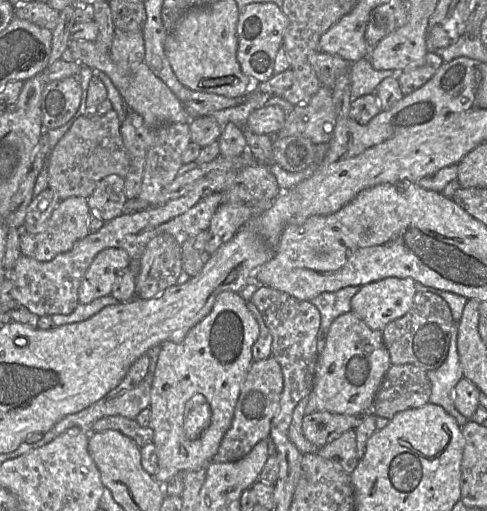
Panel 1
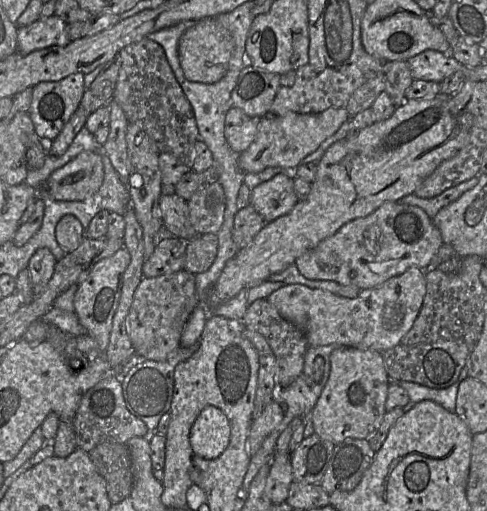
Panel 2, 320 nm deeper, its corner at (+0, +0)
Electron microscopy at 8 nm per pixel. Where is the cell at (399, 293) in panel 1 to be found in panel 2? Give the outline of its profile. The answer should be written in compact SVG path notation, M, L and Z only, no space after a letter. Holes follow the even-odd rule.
M410 267L375 287L361 290L352 299L301 284L285 284L267 300L284 319L304 332L310 347L334 344L383 353L397 345L411 329L425 292L425 272Z

